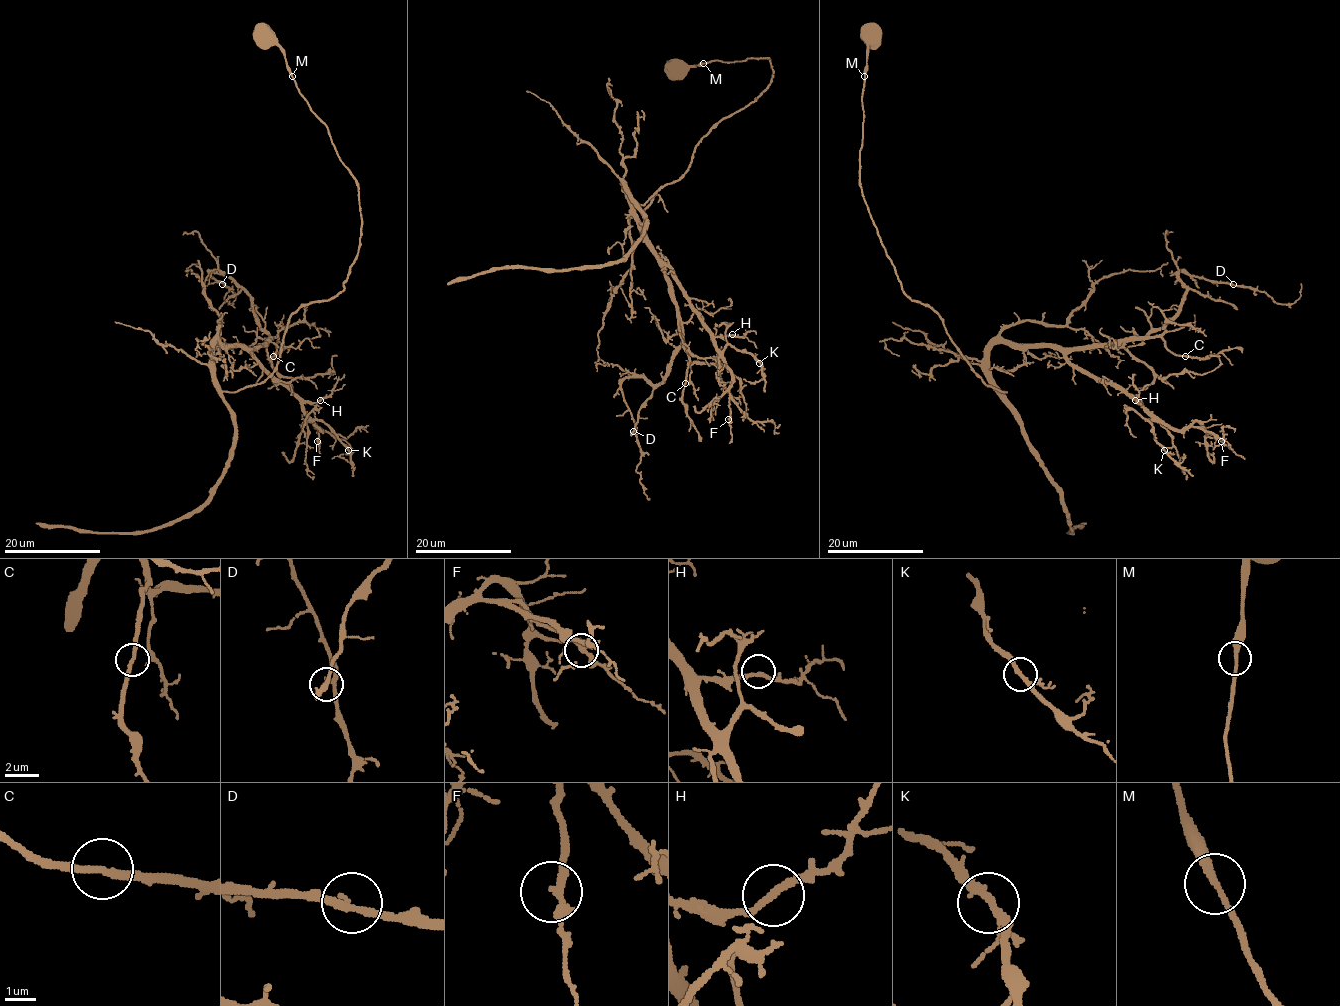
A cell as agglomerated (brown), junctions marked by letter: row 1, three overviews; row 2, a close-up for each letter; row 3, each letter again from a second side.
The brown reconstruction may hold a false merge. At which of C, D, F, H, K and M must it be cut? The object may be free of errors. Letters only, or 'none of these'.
none of these

